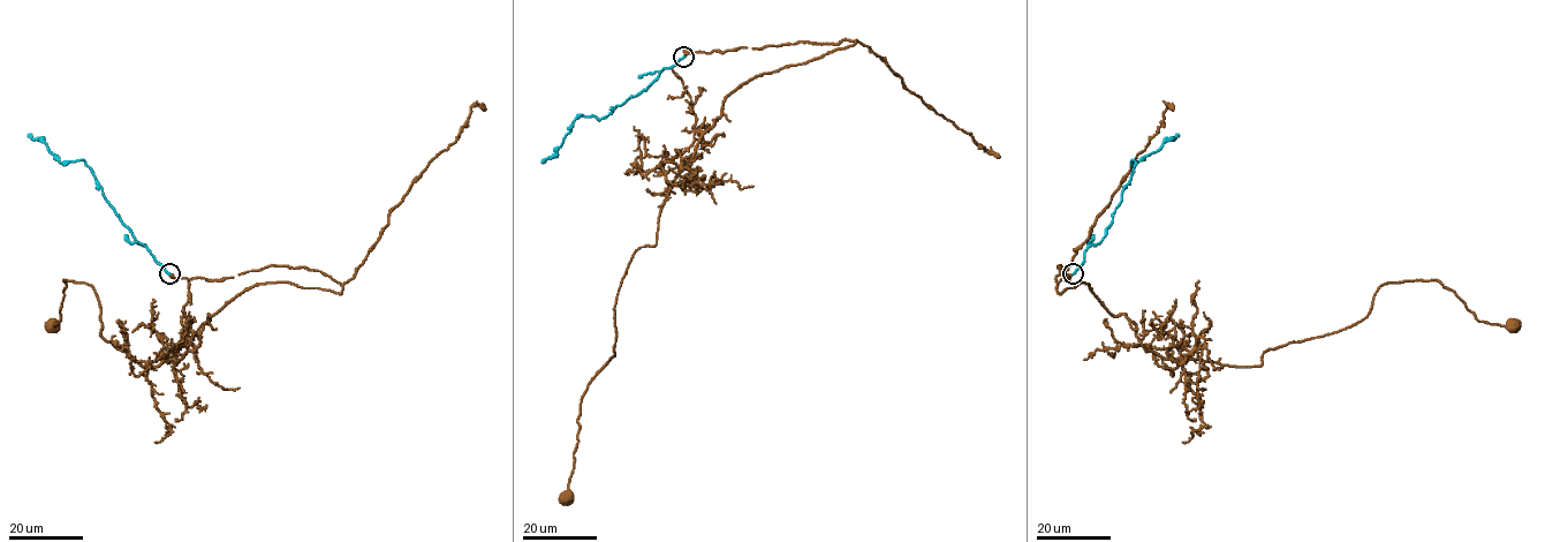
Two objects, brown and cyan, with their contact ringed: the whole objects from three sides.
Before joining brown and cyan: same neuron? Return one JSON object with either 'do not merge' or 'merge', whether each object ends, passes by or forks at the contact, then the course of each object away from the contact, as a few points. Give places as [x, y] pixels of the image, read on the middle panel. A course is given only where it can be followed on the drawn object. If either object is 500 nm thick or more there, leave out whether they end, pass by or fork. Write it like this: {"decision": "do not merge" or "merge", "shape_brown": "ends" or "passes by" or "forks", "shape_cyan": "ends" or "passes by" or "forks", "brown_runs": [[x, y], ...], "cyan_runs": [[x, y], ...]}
{"decision": "merge", "shape_brown": "passes by", "shape_cyan": "ends", "brown_runs": [[684, 57], [856, 40], [725, 100], [675, 179], [656, 243], [621, 280], [614, 355], [582, 397], [565, 497]], "cyan_runs": [[683, 57], [664, 68], [646, 89], [600, 120], [577, 115], [554, 153], [542, 163]]}

